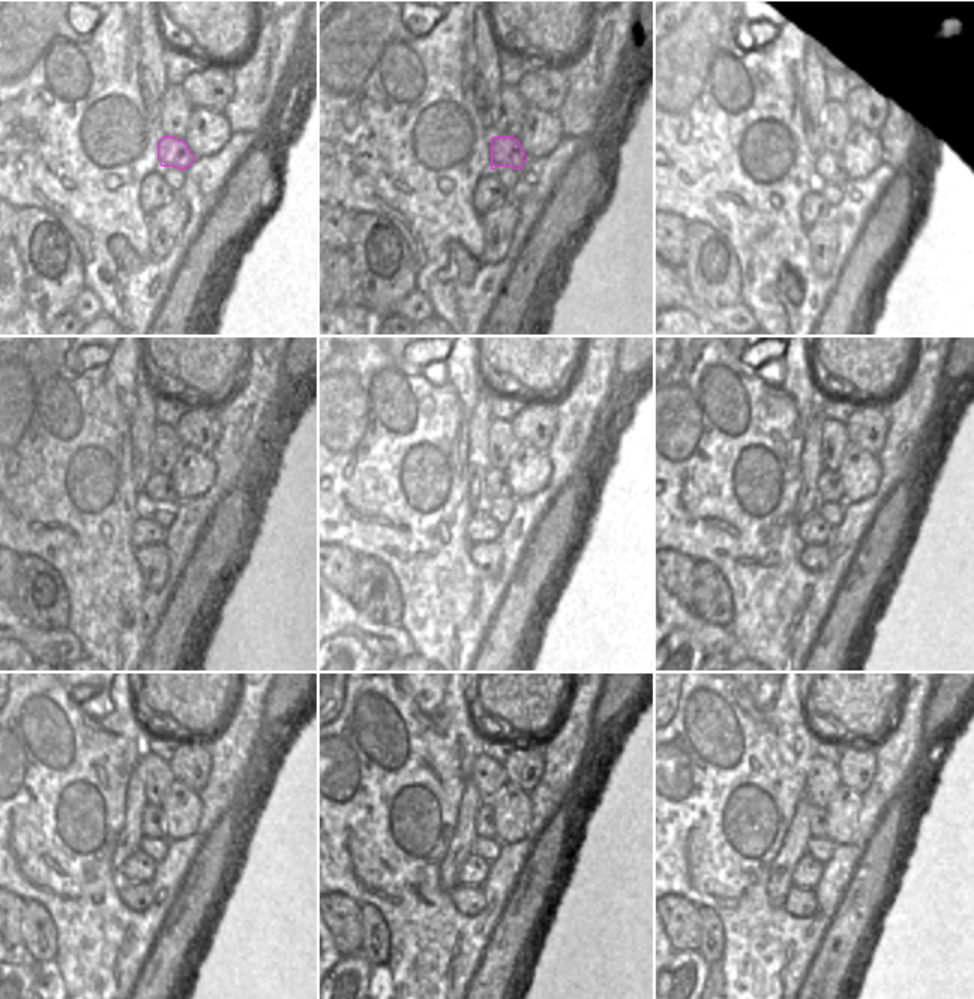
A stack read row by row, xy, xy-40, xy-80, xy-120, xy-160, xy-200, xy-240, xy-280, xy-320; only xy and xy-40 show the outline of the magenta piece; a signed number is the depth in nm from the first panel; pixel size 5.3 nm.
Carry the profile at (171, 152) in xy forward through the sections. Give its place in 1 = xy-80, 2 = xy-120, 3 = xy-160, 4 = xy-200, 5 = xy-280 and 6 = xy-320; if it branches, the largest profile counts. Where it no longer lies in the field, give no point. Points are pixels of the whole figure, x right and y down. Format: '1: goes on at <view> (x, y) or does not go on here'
1: goes on at xy-80 (829, 164)
2: goes on at xy-120 (158, 489)
3: goes on at xy-160 (494, 486)
4: goes on at xy-200 (829, 482)
5: goes on at xy-280 (485, 815)
6: goes on at xy-320 (818, 815)

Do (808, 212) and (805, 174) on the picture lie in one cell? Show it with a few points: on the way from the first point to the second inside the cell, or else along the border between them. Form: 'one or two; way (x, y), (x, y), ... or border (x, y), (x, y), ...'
two; border (829, 182), (803, 198), (800, 218), (805, 228)

